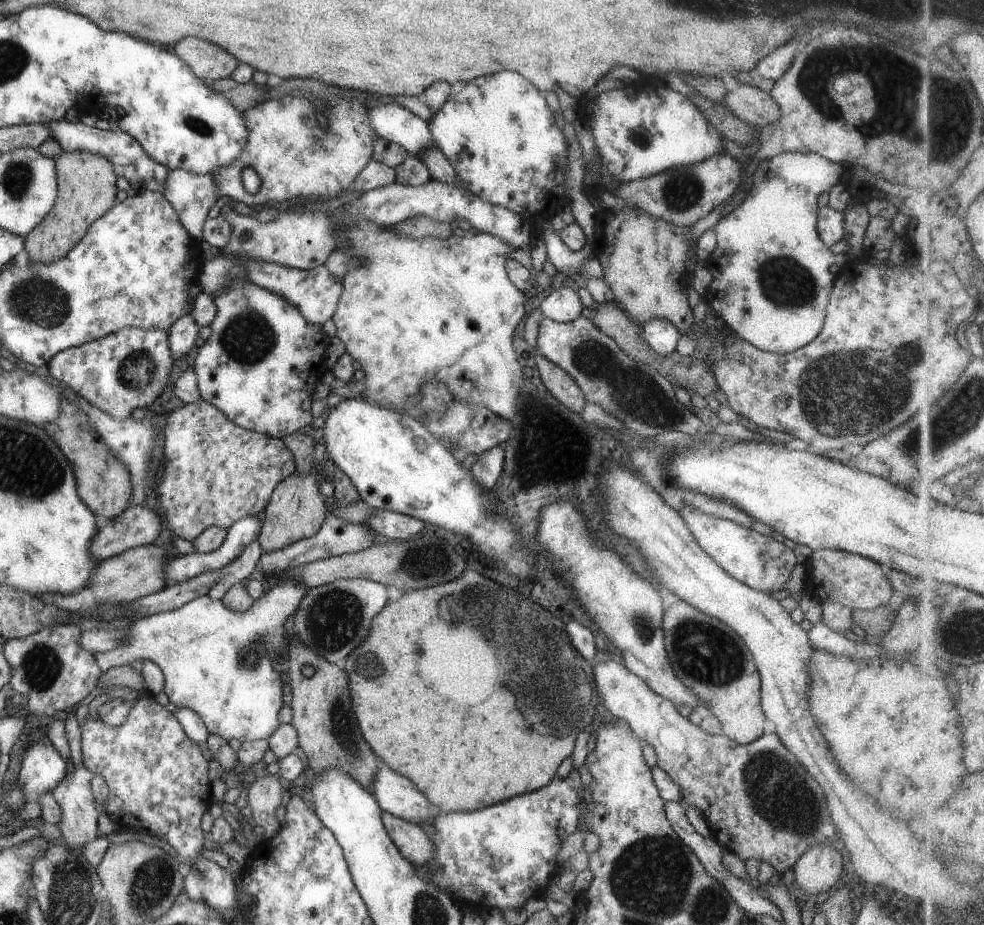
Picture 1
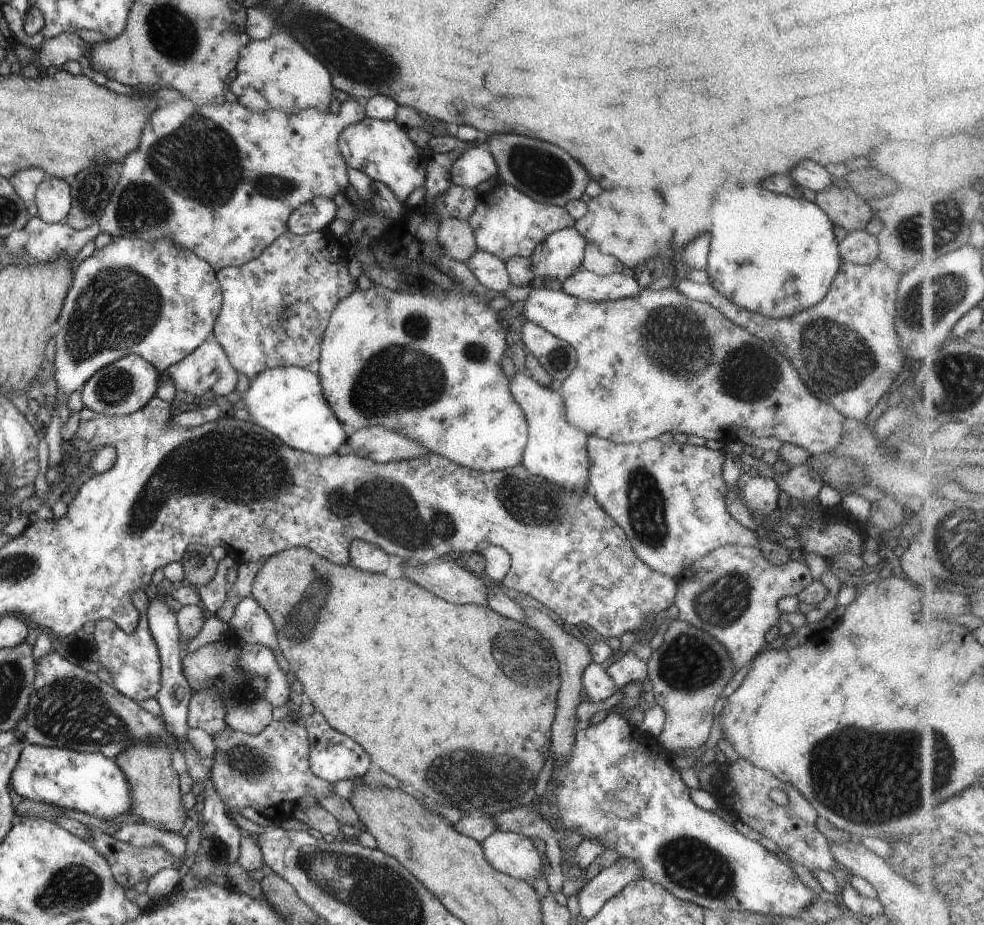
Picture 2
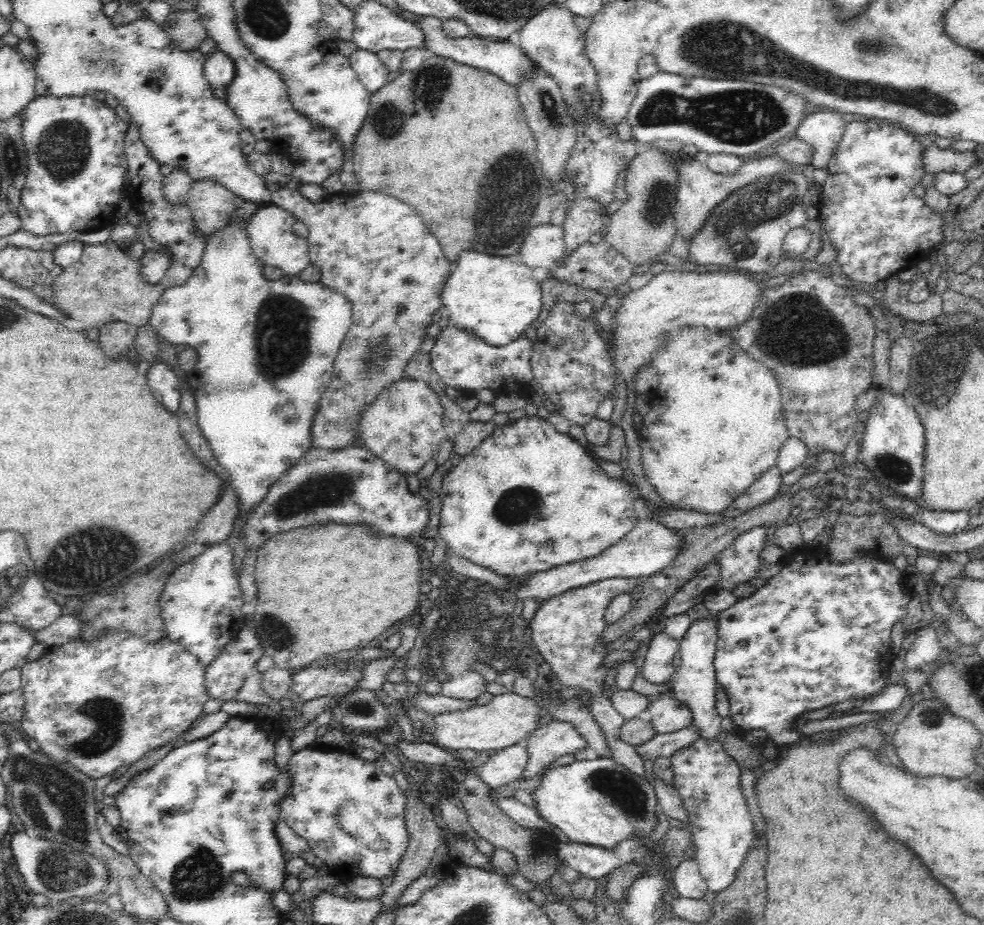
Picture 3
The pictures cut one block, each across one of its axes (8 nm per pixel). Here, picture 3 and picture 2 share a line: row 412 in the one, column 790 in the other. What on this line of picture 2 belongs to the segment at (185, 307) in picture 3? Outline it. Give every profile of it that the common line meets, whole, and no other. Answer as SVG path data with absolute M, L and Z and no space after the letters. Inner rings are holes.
M757 186L733 188L715 196L711 206L711 242L706 256L709 284L727 300L769 318L783 318L813 306L827 294L842 260L834 237L834 224L814 202L773 194Z

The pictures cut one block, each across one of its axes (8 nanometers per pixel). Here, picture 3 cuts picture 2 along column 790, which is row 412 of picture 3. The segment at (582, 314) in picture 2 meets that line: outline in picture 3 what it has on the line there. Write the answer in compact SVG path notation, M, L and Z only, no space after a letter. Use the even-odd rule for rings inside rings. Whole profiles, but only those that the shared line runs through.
M404 378L385 388L378 394L377 399L369 407L366 407L358 421L359 440L357 446L369 448L378 458L395 468L401 475L417 474L426 466L427 462L434 460L438 446L445 439L443 406L438 399L438 394L423 380L415 381Z

